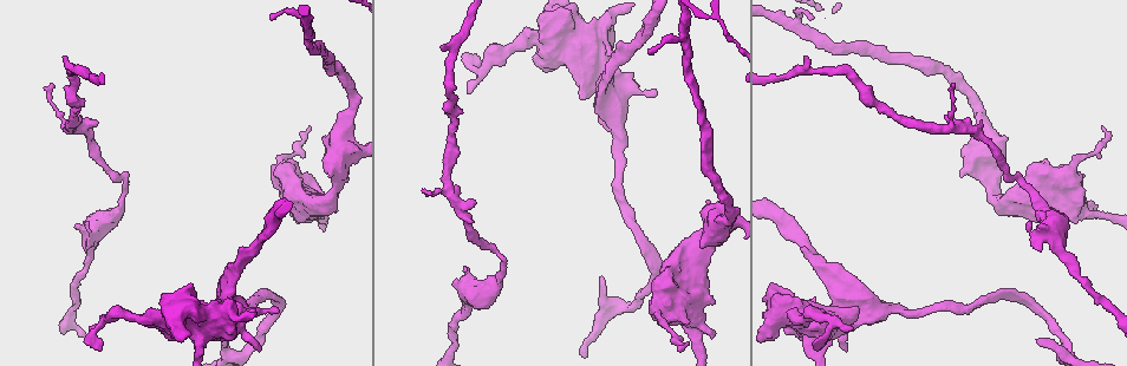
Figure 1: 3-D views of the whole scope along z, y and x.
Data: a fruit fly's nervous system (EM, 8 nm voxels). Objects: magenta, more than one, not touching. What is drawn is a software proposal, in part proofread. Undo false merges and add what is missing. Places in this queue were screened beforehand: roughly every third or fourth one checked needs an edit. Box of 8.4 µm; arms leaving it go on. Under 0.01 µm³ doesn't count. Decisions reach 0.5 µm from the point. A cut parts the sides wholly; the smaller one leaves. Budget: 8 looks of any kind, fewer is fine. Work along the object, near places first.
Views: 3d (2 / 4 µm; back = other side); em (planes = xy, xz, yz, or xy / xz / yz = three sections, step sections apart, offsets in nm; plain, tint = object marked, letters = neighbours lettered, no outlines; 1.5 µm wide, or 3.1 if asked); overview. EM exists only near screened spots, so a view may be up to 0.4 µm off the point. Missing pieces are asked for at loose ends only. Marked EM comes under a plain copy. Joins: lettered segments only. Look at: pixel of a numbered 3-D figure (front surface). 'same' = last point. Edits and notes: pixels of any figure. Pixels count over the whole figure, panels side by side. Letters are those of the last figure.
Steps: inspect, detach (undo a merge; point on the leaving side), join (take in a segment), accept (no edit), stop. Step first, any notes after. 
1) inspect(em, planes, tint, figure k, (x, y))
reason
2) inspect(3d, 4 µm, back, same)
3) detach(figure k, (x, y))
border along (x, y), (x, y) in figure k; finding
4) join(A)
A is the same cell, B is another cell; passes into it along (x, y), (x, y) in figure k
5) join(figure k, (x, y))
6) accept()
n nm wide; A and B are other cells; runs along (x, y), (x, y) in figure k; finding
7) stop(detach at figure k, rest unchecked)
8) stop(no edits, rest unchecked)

inspect(em, xz, step 8, letters, figure 1, (152, 319))
four-way junction

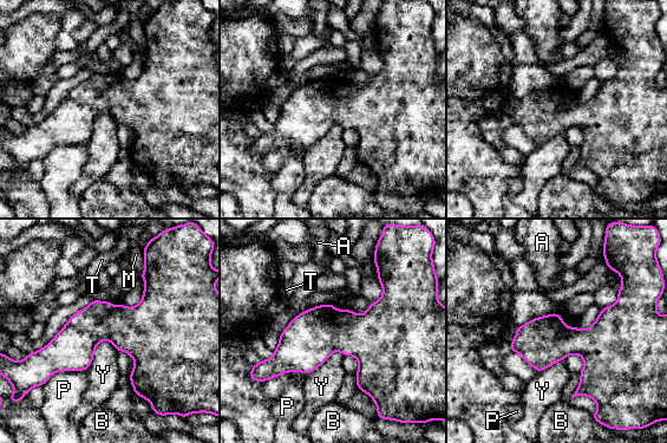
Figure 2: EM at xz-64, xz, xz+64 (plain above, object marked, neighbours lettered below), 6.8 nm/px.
accept()
300 nm wide; A, B, M, P, T and Y are other cells; one cell here

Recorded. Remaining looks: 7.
inspect(3d, 2 µm, figure 1, (117, 176))
calibre changes

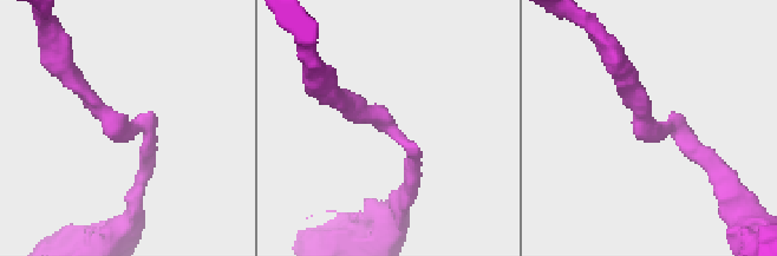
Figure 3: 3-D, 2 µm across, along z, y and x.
inspect(em, xy, step 8, tint, figure 3, (662, 129))
arms of 190, 190 nm; now the EM

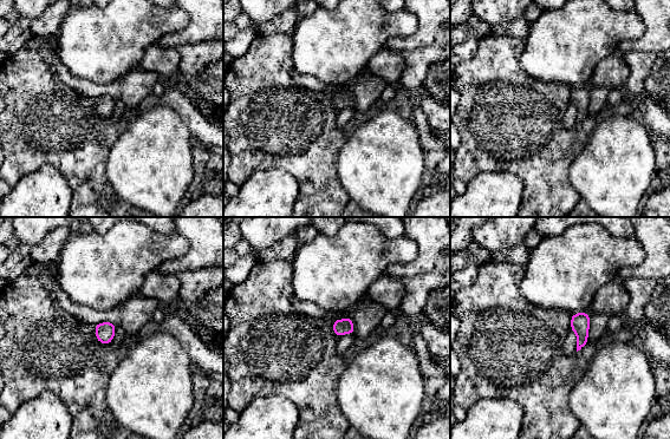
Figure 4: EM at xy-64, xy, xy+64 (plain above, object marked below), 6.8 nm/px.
inspect(em, xy, step 8, letters, same)

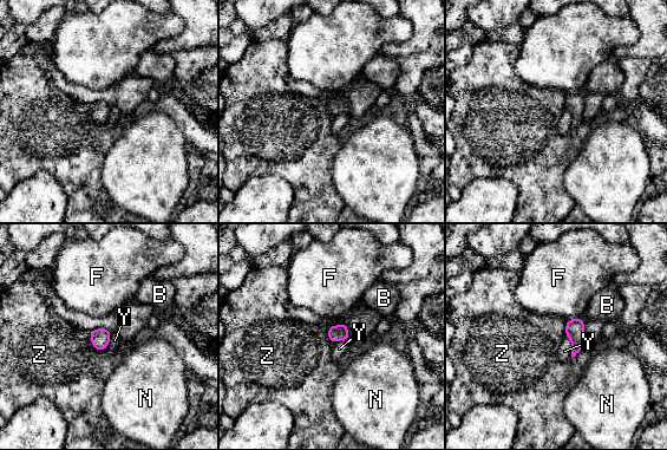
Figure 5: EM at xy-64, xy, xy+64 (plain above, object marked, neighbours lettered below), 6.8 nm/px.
accept()
Z touches over 170 nm; B, F, N, Y and Z are other cells; all the same cell

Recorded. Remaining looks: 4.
inspect(3d, 4 µm, back, figure 1, (684, 34))
sharp bend

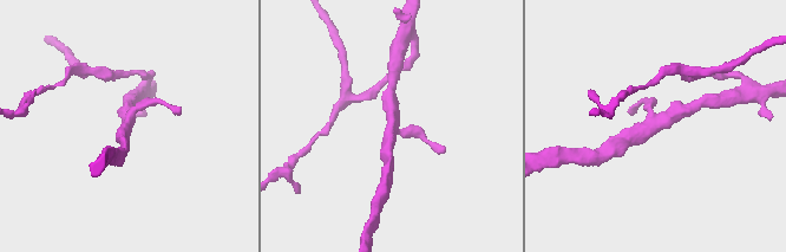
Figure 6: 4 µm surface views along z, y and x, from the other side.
inspect(em, planes, letters, figure 6, (390, 129))

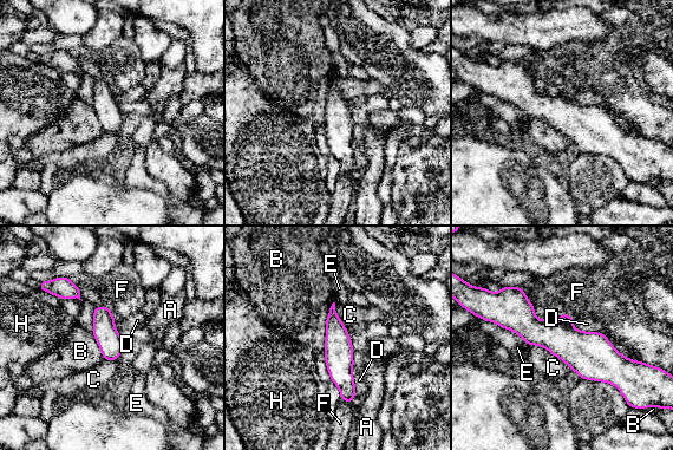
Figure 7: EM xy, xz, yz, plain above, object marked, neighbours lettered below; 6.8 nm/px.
accept()
160 nm wide; A, B, C, D, E, F and H are other cells; runs along (498, 314), (605, 364), (631, 364) in figure 7; one cell here

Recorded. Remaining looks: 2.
stop(no edits, rest unchecked)

